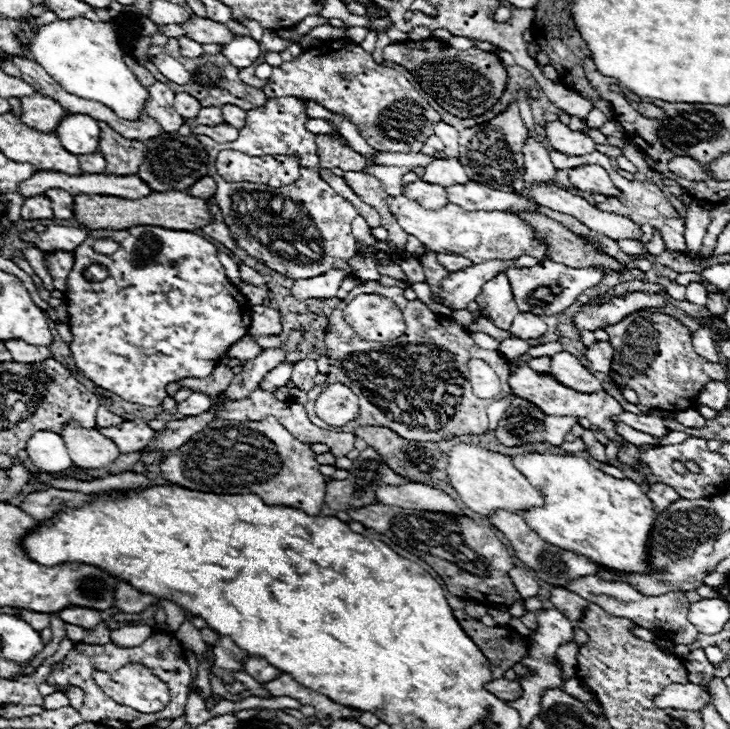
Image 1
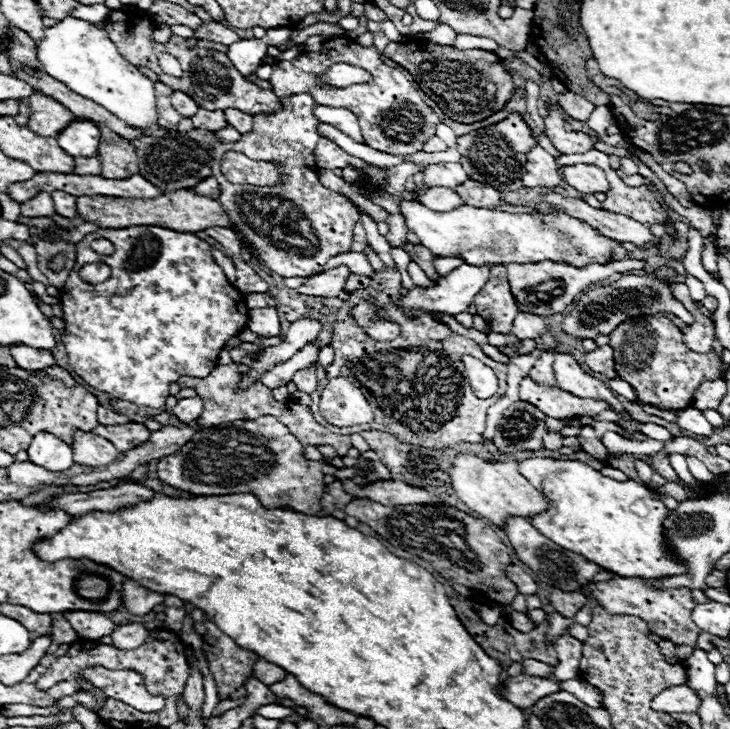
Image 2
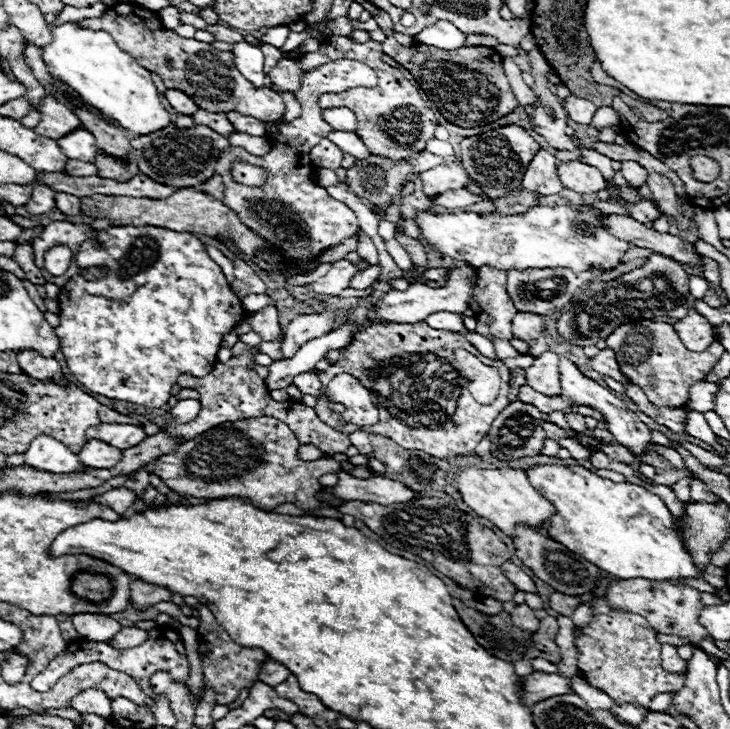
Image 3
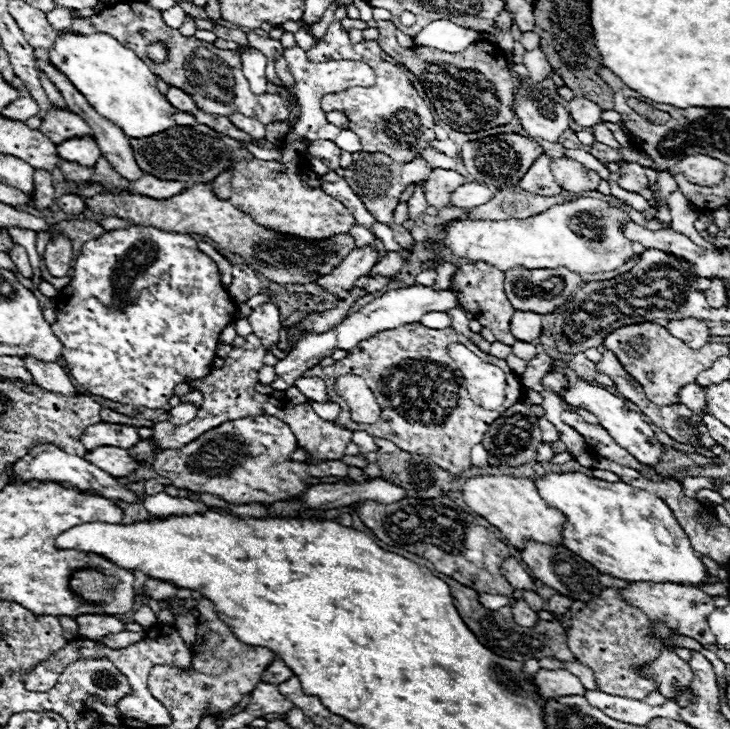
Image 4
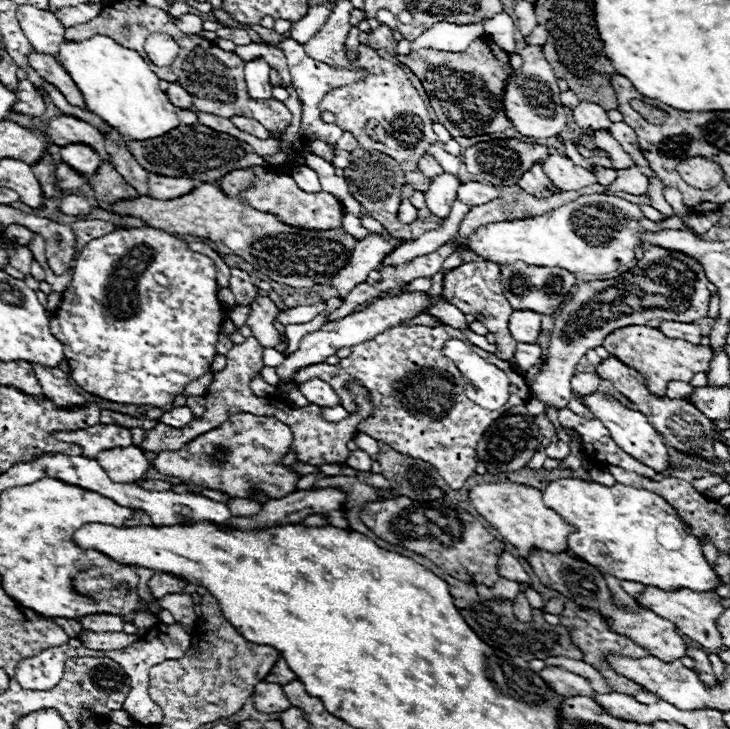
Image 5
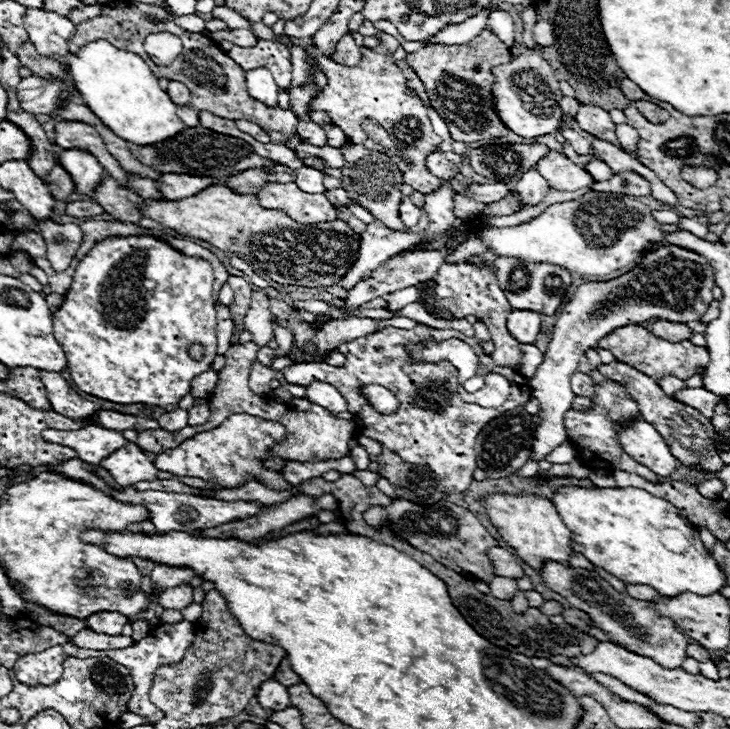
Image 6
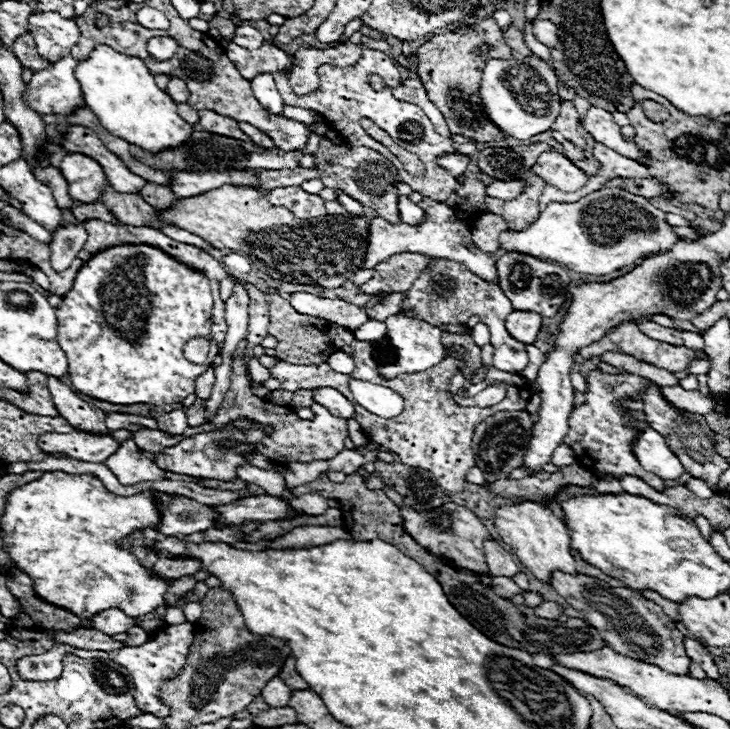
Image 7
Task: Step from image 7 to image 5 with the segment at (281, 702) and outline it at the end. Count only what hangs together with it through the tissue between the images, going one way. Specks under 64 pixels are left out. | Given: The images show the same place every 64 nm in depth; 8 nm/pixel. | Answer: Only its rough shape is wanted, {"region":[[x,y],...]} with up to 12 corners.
{"region":[[260,682],[254,706],[260,712],[284,712],[290,708],[280,684]]}

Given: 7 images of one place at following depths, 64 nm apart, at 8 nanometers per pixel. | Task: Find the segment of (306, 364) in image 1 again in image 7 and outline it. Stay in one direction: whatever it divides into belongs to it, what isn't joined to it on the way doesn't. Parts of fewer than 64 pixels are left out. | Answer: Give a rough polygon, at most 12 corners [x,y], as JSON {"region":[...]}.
{"region":[[334,388],[314,390],[316,402],[334,416],[346,418],[356,414],[352,402]]}

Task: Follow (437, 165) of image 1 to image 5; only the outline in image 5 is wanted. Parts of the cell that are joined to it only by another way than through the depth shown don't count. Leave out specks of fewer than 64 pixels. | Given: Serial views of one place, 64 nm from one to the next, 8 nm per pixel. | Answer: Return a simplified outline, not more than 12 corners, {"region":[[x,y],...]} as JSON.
{"region":[[432,178],[426,190],[426,208],[440,220],[456,200],[458,178]]}

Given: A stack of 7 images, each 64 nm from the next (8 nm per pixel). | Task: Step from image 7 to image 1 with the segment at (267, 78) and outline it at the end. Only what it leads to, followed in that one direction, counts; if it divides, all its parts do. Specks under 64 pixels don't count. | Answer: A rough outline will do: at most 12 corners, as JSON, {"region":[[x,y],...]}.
{"region":[[235,36],[222,54],[237,68],[259,57],[259,42]]}

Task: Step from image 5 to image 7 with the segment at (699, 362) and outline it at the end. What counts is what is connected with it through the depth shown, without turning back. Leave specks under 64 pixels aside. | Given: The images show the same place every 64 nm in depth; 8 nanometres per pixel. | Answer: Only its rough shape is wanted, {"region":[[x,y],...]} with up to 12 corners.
{"region":[[622,322],[578,354],[624,352],[658,368],[680,372],[700,350],[644,336],[634,322]]}

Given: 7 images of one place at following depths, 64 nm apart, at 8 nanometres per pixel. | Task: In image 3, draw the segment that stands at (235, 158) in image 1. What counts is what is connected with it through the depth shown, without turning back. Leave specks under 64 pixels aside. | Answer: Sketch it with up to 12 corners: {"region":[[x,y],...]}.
{"region":[[236,162],[234,180],[262,186],[266,172],[252,164]]}

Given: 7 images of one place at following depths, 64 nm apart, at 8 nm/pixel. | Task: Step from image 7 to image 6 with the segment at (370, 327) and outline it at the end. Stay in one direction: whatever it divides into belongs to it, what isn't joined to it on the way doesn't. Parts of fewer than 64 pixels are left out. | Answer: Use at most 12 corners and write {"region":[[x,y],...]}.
{"region":[[406,317],[382,320],[376,332],[387,326],[412,329],[416,321]]}

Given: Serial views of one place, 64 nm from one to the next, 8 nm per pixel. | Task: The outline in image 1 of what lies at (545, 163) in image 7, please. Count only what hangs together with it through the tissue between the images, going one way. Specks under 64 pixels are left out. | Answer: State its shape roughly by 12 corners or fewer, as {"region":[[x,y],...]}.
{"region":[[596,164],[568,170],[570,184],[590,194],[618,196]]}

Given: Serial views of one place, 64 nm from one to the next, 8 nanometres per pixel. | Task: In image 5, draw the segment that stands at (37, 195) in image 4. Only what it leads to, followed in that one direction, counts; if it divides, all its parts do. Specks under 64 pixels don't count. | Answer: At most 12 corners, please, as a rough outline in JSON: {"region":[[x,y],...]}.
{"region":[[44,156],[32,164],[38,178],[44,200],[50,200],[54,188],[54,160]]}

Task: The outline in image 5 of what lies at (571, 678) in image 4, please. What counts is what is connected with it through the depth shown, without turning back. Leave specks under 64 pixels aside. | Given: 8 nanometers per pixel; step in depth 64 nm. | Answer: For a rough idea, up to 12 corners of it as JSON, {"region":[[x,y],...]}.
{"region":[[564,668],[540,670],[544,682],[562,696],[598,692],[590,682]]}

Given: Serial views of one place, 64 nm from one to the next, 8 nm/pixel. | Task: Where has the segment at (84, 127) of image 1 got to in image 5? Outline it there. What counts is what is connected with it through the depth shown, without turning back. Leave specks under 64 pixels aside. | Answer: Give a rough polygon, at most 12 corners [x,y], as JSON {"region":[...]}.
{"region":[[90,146],[60,148],[60,158],[70,168],[92,178],[100,158]]}

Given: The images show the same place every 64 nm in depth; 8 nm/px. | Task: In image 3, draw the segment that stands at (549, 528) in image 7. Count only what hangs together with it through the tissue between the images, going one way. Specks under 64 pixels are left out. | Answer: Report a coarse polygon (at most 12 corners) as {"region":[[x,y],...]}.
{"region":[[466,468],[466,506],[508,538],[516,524],[548,536],[554,514],[522,470]]}

